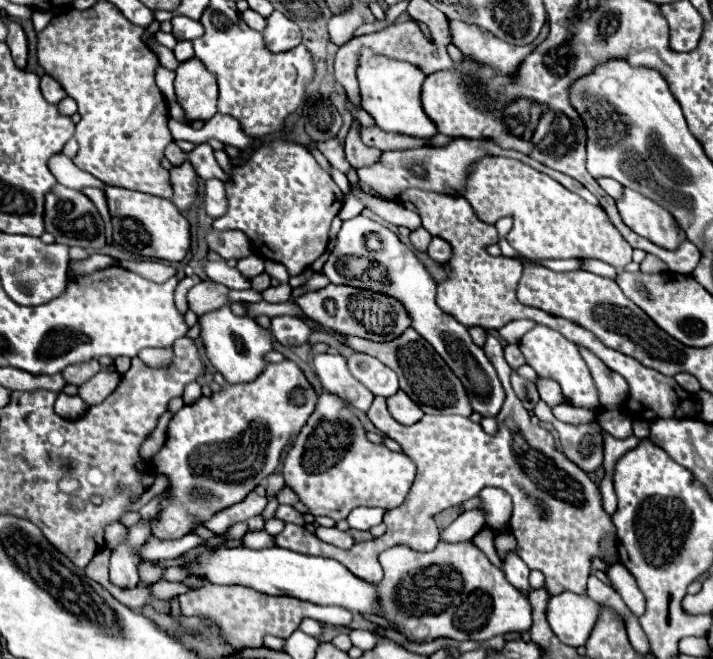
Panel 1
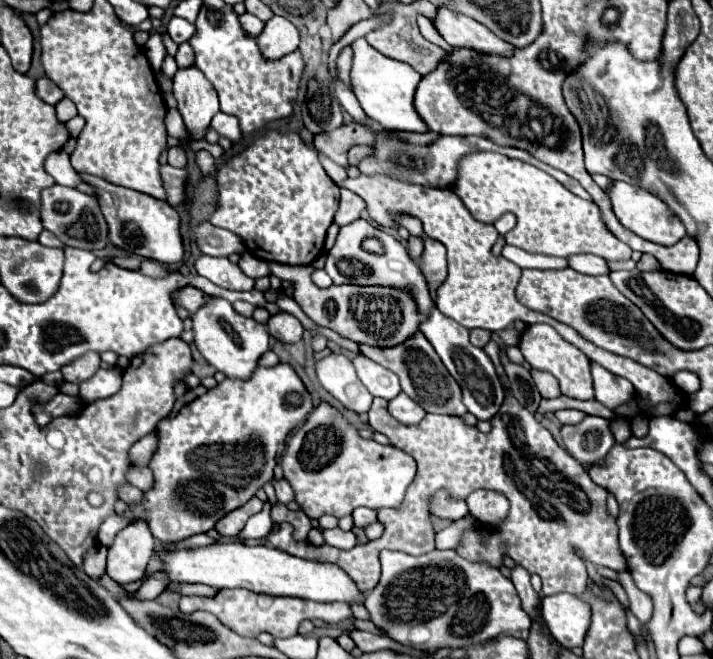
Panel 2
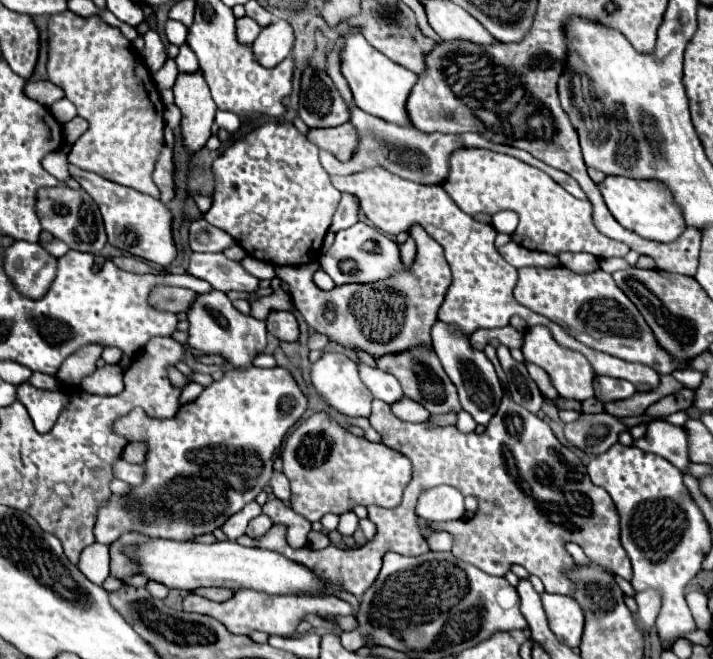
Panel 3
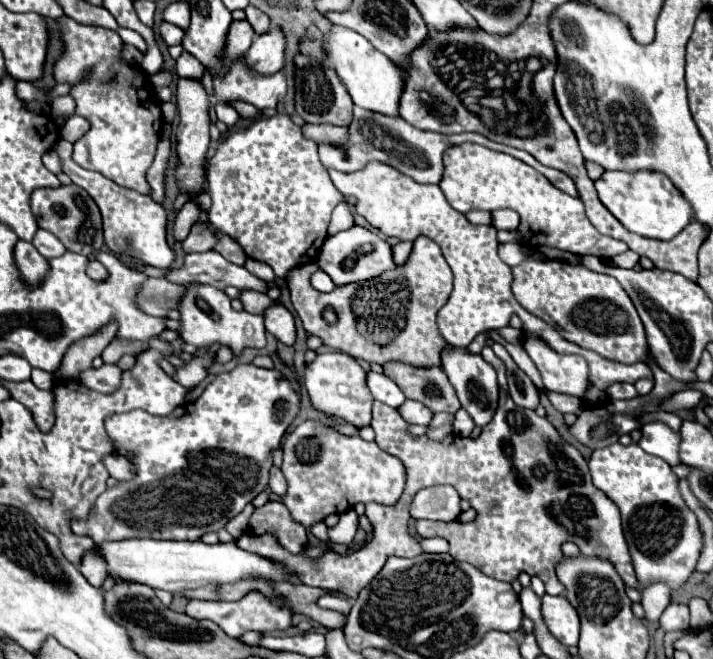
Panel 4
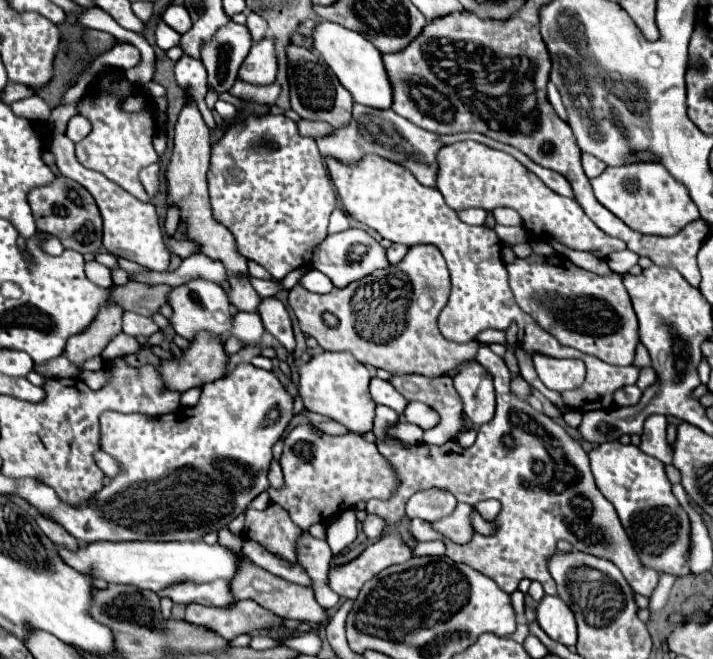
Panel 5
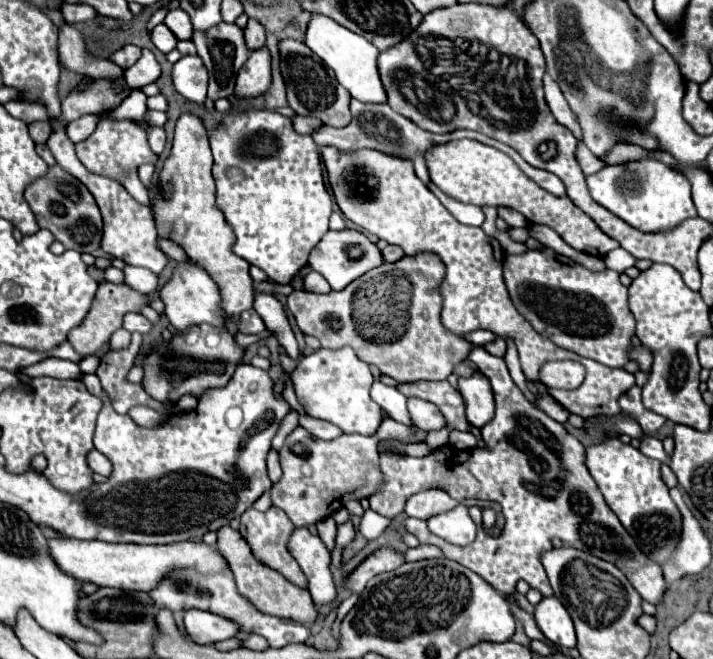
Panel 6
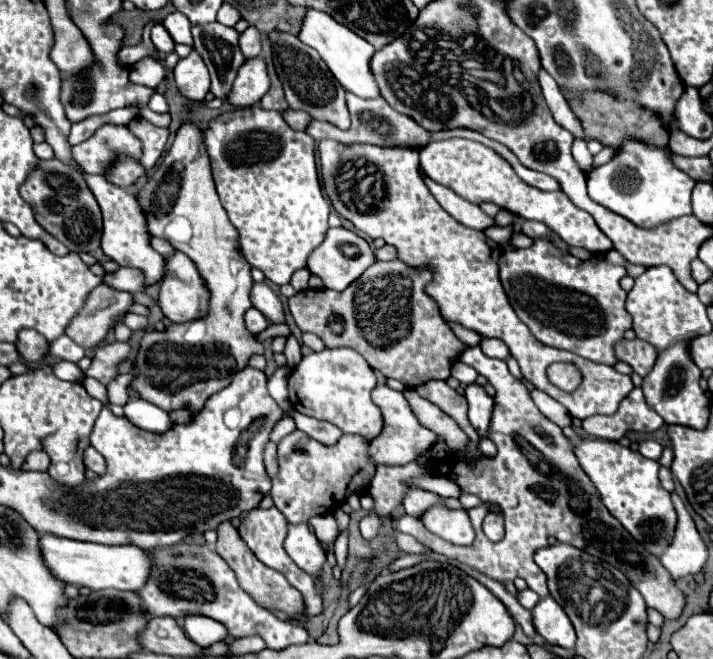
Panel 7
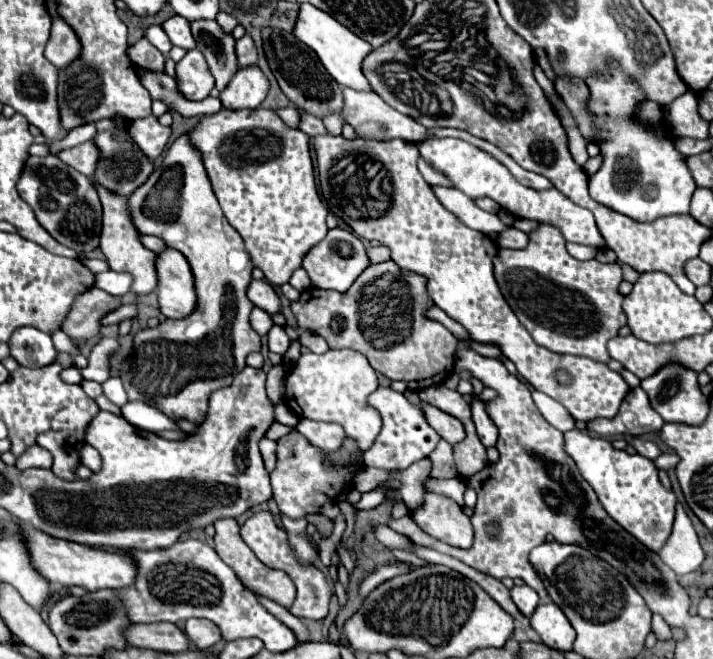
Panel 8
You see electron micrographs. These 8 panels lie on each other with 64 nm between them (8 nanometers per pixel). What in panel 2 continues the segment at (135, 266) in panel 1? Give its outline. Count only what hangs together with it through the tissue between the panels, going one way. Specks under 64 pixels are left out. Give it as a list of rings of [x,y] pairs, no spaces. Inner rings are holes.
[[[142,260],[142,266],[140,266],[140,272],[146,274],[146,276],[166,276],[168,270],[152,260]]]

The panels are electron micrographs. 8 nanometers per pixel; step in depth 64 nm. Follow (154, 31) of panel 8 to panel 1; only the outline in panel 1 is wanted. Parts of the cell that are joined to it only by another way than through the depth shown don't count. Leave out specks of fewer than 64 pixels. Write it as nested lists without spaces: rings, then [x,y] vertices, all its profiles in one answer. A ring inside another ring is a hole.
[[[174,16],[172,18],[172,36],[176,40],[194,40],[202,36],[202,24],[196,20],[190,20],[186,16]]]

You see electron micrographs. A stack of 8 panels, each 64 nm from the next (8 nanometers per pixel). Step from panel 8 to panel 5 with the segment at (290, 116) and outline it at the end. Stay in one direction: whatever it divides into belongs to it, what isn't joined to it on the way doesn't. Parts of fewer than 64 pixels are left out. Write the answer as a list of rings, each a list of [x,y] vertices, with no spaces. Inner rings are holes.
[[[298,120],[298,132],[302,136],[310,136],[310,138],[318,138],[318,136],[326,136],[330,134],[334,128],[330,124],[324,124],[320,120]]]

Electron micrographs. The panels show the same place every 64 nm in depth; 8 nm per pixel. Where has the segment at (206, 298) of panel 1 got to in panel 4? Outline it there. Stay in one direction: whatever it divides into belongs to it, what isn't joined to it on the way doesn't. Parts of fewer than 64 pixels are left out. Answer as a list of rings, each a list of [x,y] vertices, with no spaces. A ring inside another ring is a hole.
[[[148,278],[136,294],[136,306],[150,316],[166,316],[168,310],[178,308],[184,286],[172,284],[166,278]]]

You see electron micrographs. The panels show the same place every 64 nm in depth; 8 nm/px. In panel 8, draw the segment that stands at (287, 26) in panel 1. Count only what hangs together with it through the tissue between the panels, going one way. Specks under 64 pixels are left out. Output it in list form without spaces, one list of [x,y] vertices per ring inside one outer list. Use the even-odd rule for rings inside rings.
[[[258,66],[242,68],[230,80],[228,88],[220,94],[222,106],[228,110],[242,110],[242,108],[258,108],[268,92],[268,80],[260,72]]]

